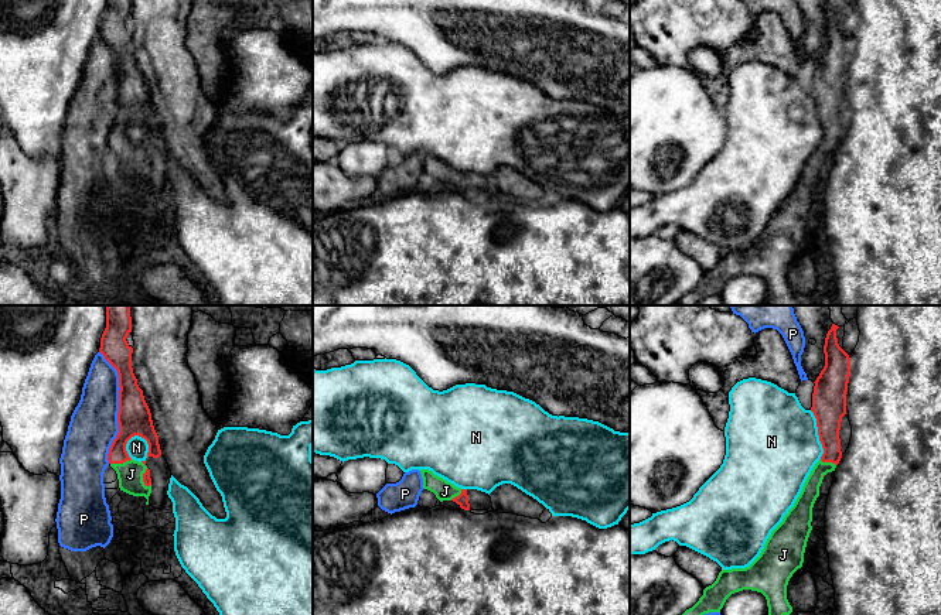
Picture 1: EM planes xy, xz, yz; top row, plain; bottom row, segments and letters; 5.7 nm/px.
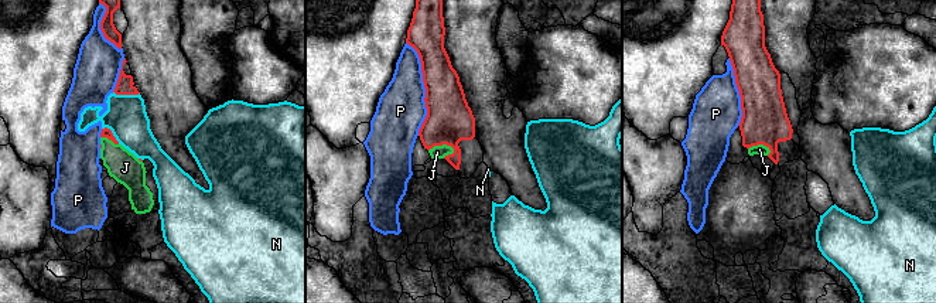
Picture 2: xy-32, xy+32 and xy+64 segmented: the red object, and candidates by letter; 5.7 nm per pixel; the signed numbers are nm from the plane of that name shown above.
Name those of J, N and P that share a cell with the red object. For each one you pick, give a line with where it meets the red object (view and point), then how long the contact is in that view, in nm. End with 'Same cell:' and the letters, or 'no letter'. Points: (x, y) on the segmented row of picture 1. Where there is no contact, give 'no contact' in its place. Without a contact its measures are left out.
J: xy (120, 463) | 120 nm
Same cell: J

